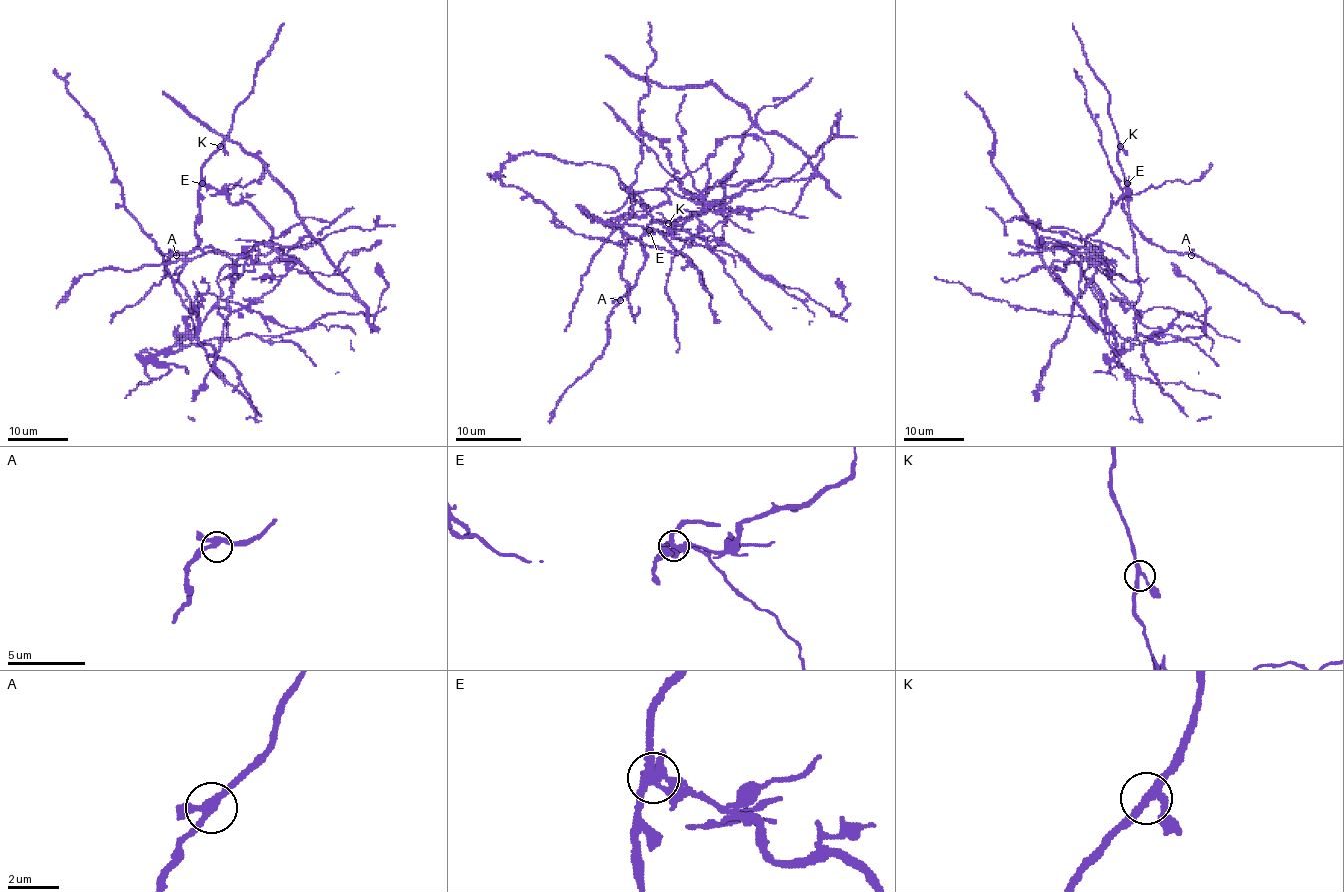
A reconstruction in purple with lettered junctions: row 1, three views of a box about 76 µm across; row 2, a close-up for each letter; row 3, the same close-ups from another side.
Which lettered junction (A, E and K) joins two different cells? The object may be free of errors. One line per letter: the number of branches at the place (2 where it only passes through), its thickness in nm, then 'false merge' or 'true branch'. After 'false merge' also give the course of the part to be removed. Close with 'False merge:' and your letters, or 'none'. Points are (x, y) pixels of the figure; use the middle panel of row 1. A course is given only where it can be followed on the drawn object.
A: branches 3; calibre 280 nm; true branch
E: branches 3; calibre 280 nm; false merge; course (648, 231), (809, 158), (755, 124), (704, 198), (668, 183), (620, 245), (489, 173)
K: branches 3; calibre 280 nm; true branch
False merge: E

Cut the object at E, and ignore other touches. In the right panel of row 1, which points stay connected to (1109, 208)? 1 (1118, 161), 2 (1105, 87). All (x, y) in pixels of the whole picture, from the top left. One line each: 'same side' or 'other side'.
1: other side
2: other side

